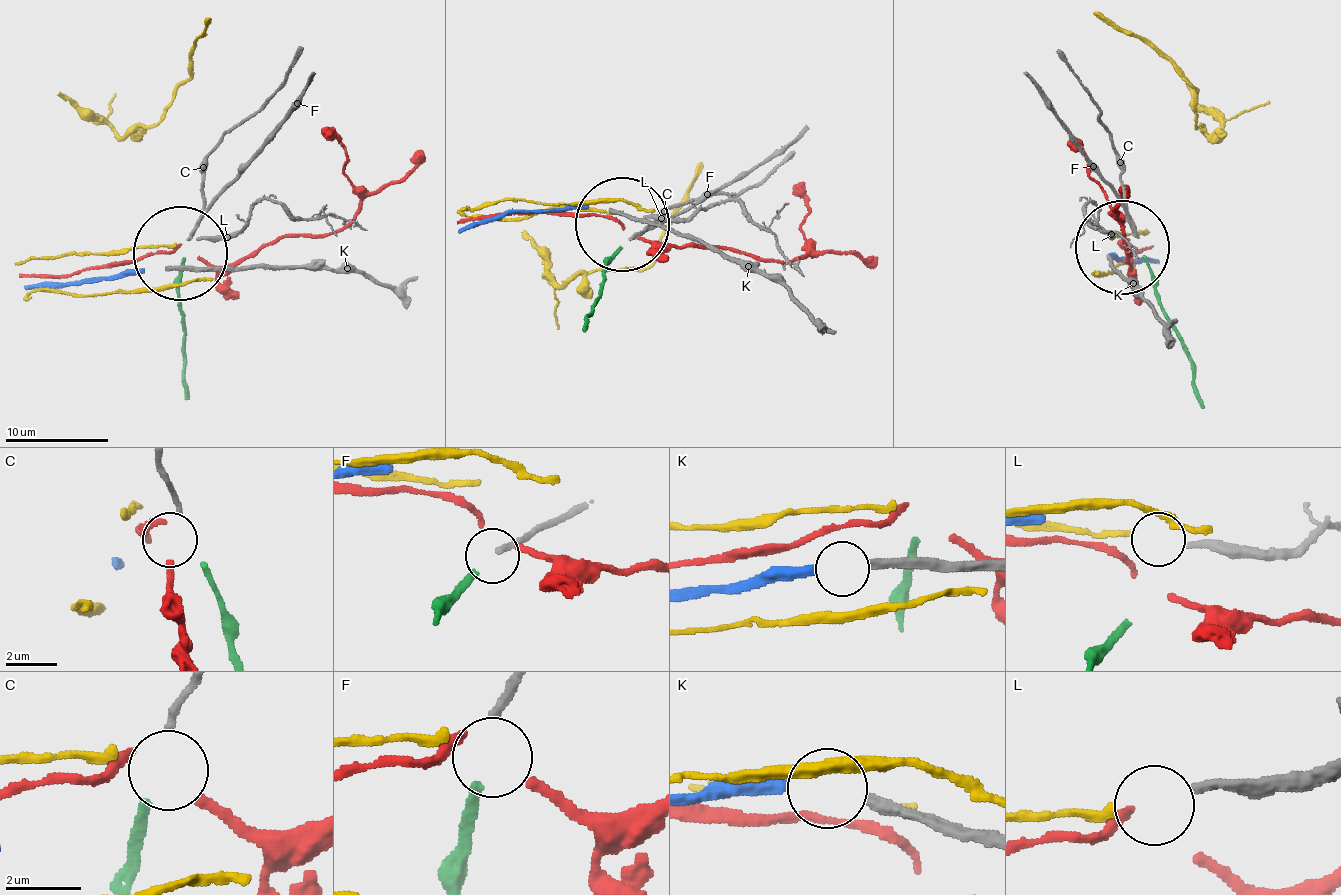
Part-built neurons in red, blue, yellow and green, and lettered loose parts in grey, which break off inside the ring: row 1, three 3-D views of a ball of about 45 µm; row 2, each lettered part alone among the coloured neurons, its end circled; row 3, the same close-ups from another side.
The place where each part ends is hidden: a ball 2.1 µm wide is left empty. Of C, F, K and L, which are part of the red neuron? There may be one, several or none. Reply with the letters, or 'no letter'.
no letter

